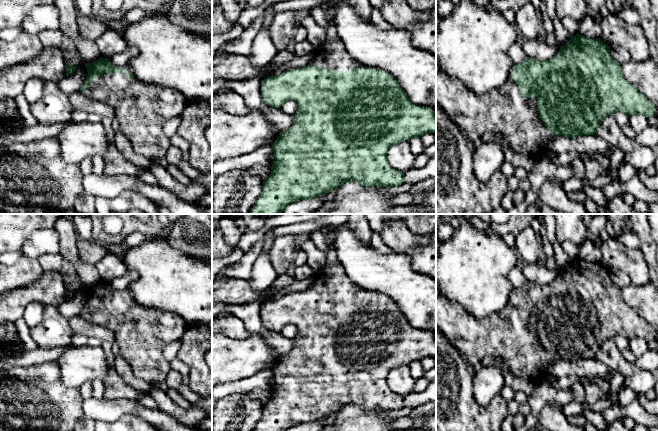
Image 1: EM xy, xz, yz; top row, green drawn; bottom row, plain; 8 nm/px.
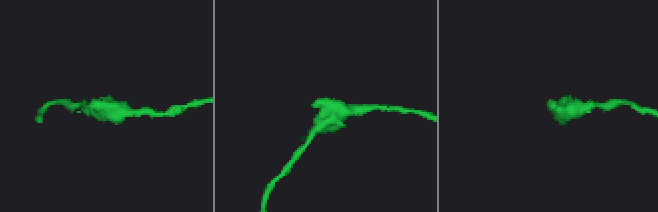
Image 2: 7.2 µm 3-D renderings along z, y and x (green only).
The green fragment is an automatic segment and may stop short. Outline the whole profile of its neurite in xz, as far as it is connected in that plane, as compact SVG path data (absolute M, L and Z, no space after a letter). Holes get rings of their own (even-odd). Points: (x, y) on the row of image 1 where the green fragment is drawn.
M329 2L324 8L330 26L326 30L326 41L312 62L261 81L261 98L265 104L279 108L284 102L293 100L298 109L293 125L281 132L271 145L274 152L271 173L263 181L262 192L249 214L282 214L289 204L329 193L347 181L356 181L366 187L401 185L404 173L387 162L389 148L425 133L436 133L436 113L431 107L412 103L390 73L365 67L346 51L334 23L334 6Z

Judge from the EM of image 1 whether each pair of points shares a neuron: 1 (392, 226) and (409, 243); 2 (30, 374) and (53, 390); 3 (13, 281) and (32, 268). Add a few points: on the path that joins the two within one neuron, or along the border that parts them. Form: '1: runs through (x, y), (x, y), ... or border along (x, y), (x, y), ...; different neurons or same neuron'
1: runs through (396, 230), (405, 239); same neuron
2: runs through (36, 374), (47, 384); same neuron
3: runs through (18, 276), (27, 271); same neuron

